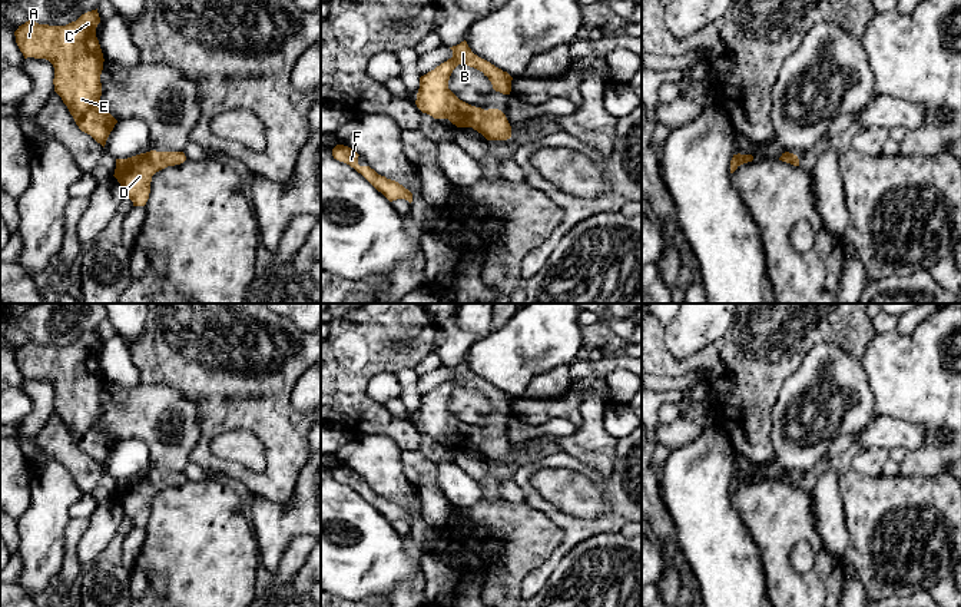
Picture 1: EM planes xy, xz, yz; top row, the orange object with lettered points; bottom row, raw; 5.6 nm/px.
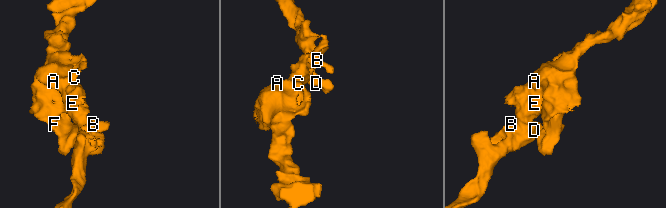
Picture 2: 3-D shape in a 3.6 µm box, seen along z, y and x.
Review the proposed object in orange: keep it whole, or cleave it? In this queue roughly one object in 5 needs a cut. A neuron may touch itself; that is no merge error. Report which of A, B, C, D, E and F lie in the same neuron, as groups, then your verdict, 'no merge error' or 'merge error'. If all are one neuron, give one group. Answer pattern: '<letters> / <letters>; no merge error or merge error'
A B C D E F; no merge error

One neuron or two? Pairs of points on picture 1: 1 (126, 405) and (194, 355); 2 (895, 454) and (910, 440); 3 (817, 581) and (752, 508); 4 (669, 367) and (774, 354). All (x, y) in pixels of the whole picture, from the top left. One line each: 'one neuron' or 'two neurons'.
1: two neurons
2: two neurons
3: one neuron
4: one neuron

